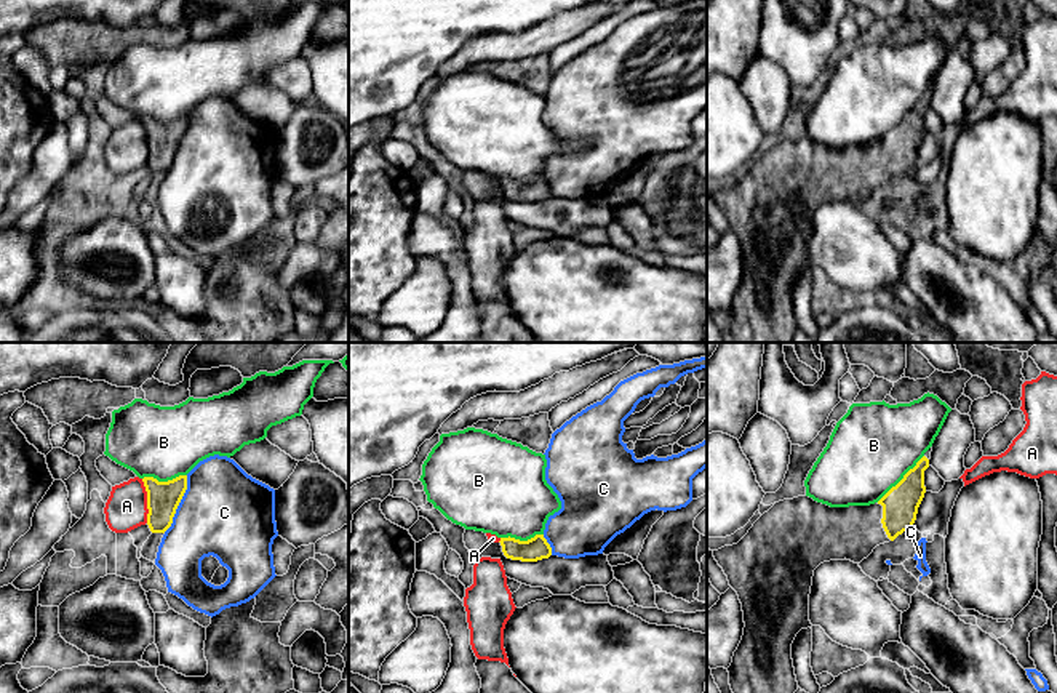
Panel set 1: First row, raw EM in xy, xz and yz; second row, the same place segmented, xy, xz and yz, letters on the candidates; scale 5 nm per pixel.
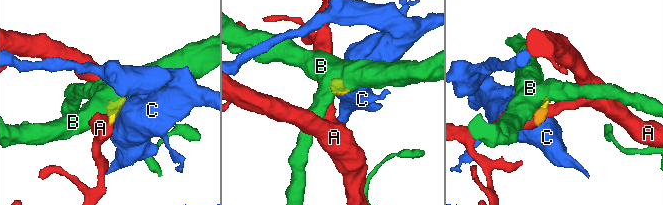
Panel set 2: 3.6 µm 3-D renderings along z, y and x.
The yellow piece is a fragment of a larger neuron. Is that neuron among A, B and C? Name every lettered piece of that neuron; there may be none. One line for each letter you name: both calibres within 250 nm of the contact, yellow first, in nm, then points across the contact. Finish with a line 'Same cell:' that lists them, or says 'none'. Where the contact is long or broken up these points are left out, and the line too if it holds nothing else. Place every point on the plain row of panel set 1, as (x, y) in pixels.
Same cell: none

